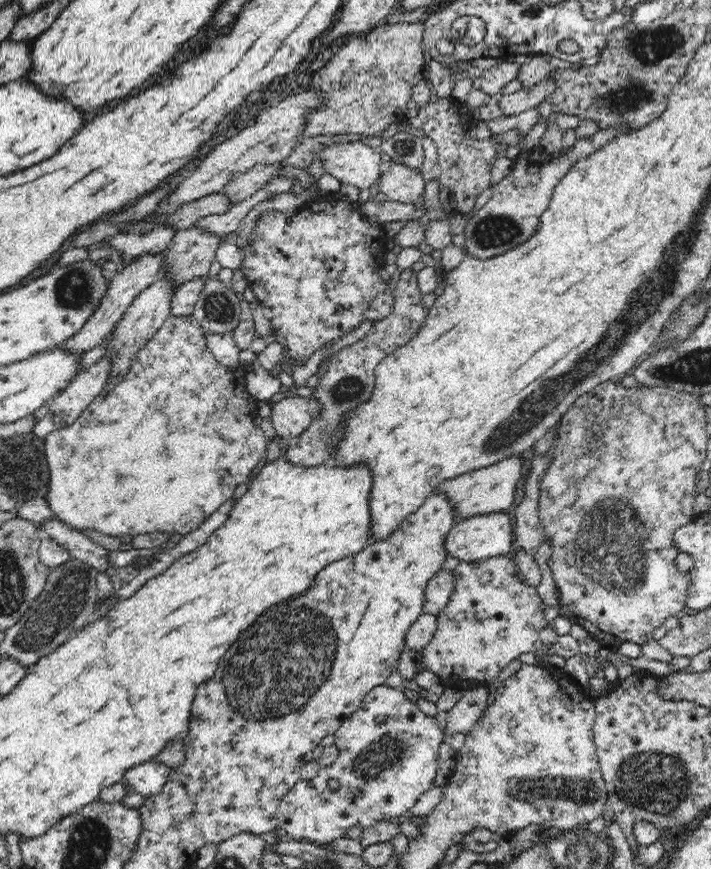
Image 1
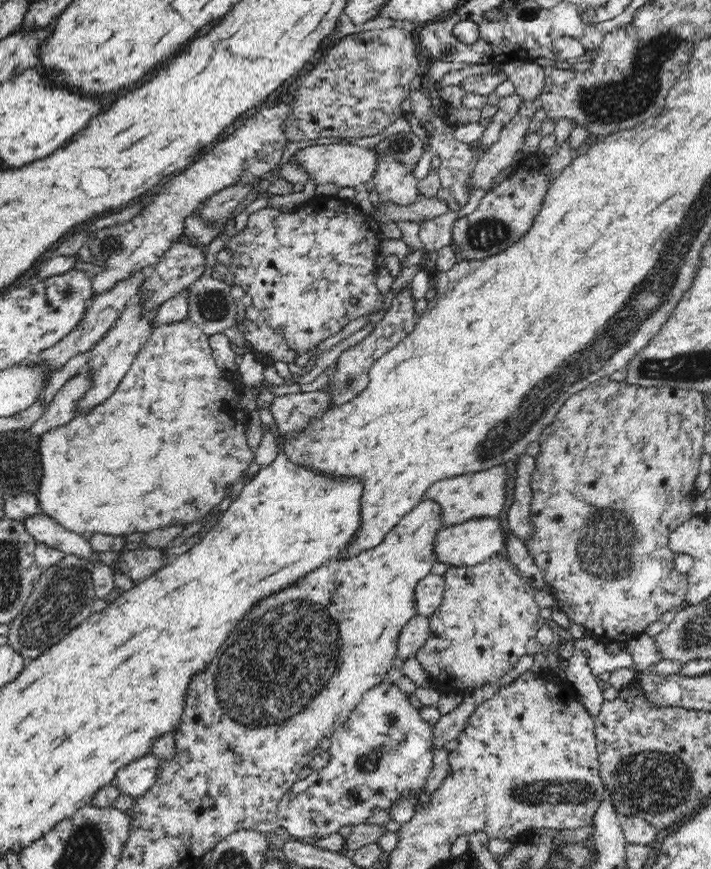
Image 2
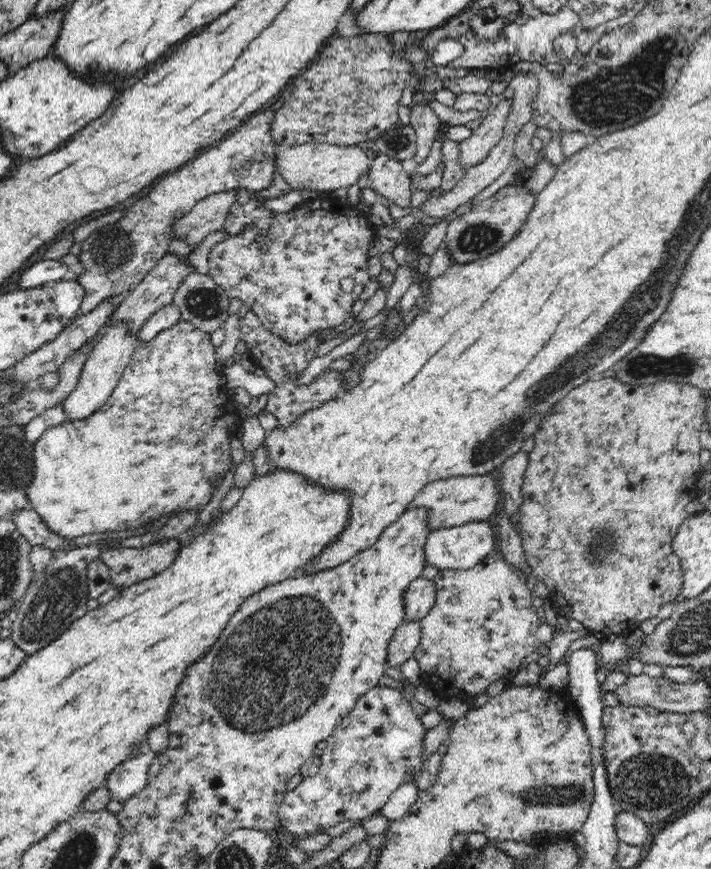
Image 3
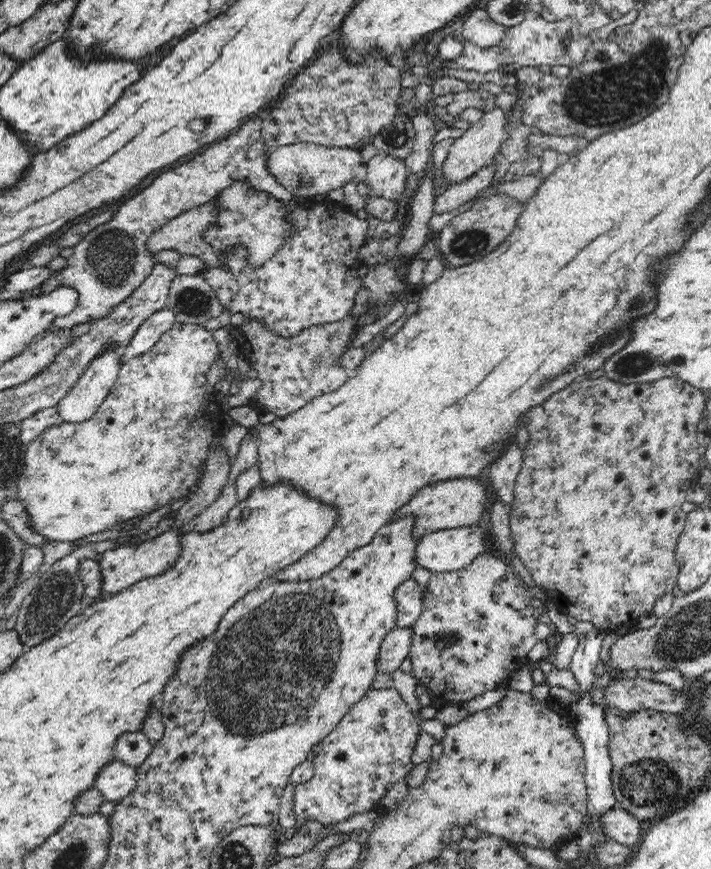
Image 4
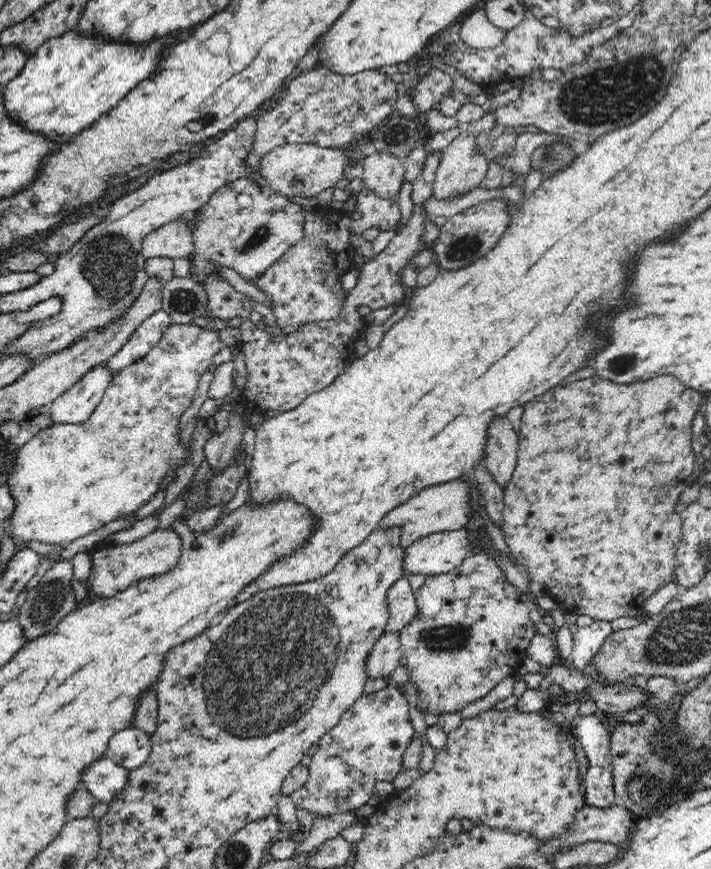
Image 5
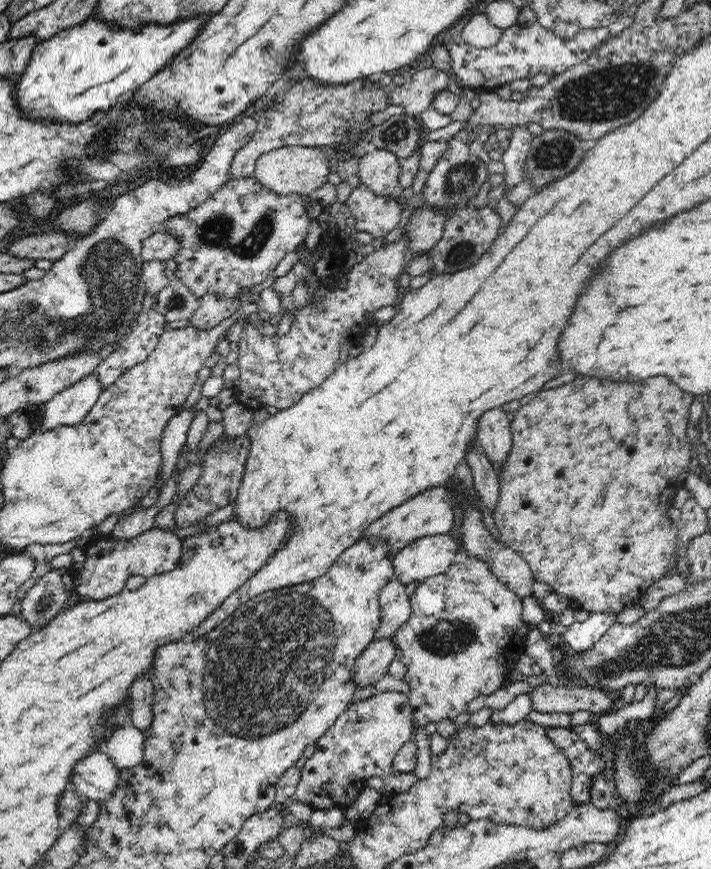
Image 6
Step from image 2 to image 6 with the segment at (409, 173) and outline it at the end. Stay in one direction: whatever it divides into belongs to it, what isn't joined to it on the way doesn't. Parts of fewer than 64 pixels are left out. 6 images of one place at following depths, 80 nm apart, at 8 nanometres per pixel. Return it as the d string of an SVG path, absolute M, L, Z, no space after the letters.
M376 149L368 156L360 155L359 176L373 194L395 196L399 191L399 178L404 162L388 150Z

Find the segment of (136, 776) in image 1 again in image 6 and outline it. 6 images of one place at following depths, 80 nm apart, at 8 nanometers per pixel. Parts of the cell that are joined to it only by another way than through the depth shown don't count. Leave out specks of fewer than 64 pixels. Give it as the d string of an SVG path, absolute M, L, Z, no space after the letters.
M96 750L76 763L71 789L86 799L108 800L119 783L120 771L107 754Z

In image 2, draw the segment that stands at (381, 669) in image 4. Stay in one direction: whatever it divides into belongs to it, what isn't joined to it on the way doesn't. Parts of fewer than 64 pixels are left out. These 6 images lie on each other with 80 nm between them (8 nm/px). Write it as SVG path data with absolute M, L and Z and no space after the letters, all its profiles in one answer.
M417 615L412 618L400 634L398 642L397 660L403 662L414 657L430 638L430 618L428 615Z

